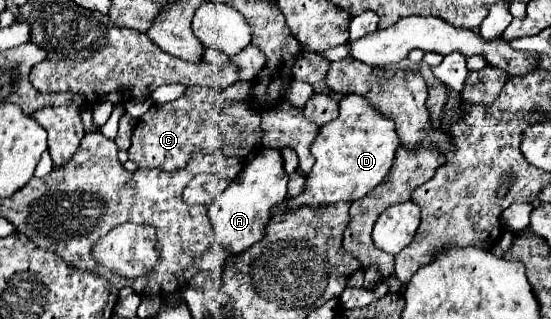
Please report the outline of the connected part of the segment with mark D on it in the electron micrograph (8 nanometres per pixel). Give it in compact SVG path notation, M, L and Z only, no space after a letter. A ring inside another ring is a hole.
M343 95L343 99L339 101L339 117L327 125L323 125L319 129L319 135L315 139L315 143L311 145L311 151L313 151L313 157L317 159L311 173L307 175L307 181L305 181L305 189L297 195L297 197L291 197L289 201L283 201L279 205L275 205L271 211L275 215L281 215L283 211L287 209L299 209L303 205L323 205L323 203L339 203L339 201L357 201L357 199L363 199L369 191L373 191L373 187L377 183L381 183L391 165L393 165L393 159L395 159L395 151L399 149L401 141L395 133L395 127L391 125L389 119L383 119L383 115L379 115L373 107L369 107L369 103L359 97L359 95Z

